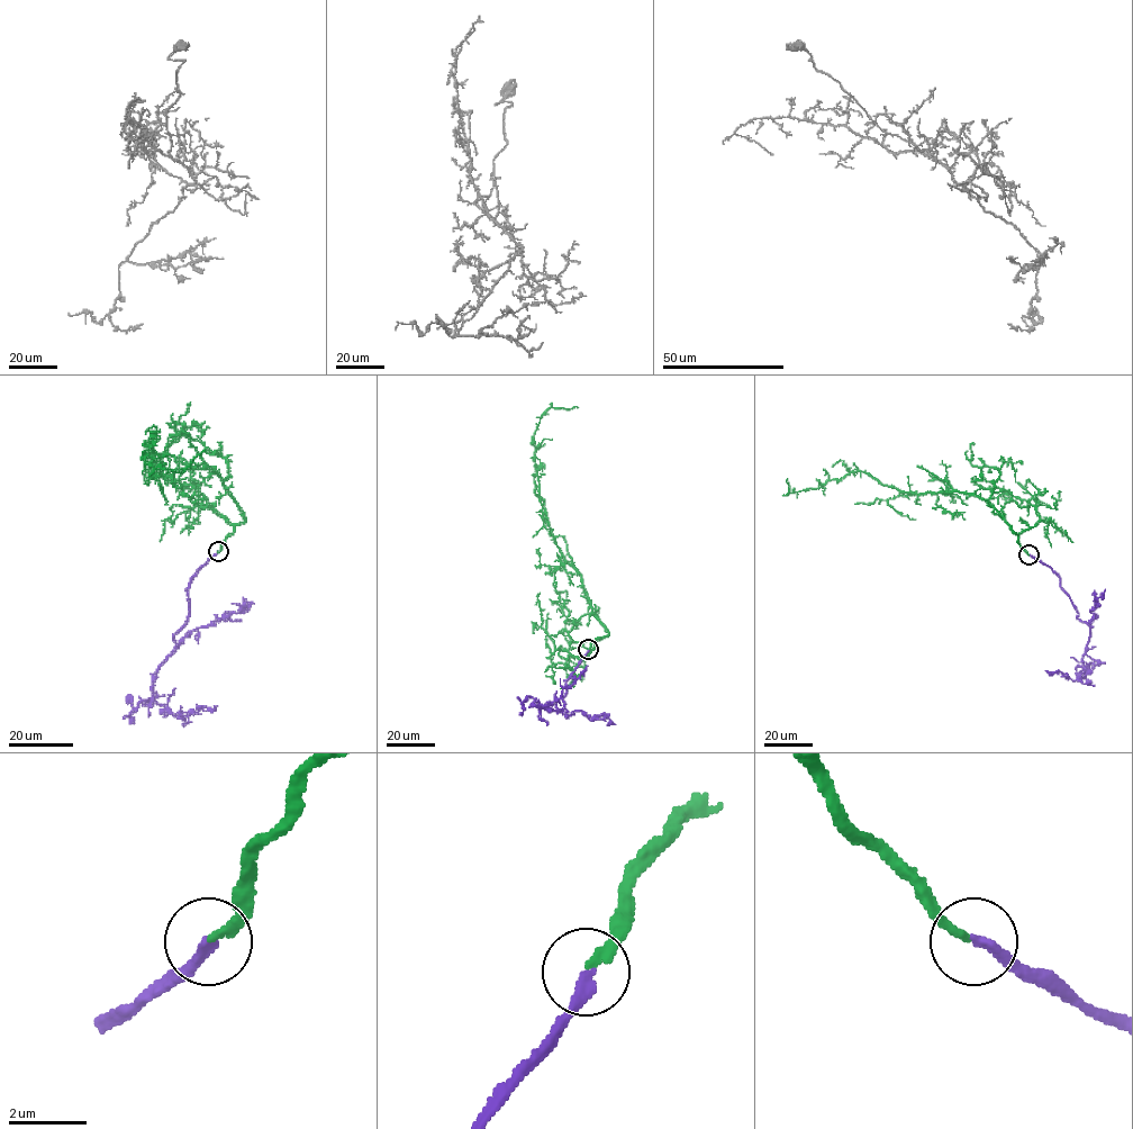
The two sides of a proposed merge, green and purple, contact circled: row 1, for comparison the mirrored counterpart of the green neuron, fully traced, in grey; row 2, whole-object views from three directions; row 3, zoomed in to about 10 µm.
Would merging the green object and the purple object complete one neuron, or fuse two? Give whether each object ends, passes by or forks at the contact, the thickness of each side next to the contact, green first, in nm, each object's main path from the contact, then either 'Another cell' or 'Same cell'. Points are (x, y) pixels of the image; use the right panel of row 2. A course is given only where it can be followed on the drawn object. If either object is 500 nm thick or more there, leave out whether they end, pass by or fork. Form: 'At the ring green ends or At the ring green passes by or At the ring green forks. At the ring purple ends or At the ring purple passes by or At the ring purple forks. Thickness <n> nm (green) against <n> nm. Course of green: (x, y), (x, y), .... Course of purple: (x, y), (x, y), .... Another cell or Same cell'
At the ring green ends. At the ring purple ends. Thickness 200 nm (green) against 300 nm. Course of green: (1029, 554), (1004, 518), (976, 496), (905, 491), (862, 471), (788, 494), (787, 479). Course of purple: (1030, 554), (1059, 577), (1077, 617), (1089, 626), (1082, 658), (1088, 671), (1076, 679), (1045, 670). Same cell

